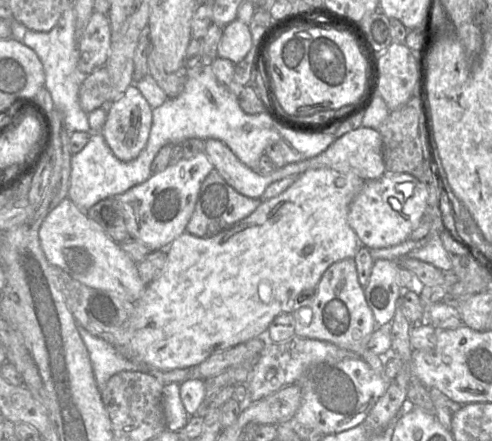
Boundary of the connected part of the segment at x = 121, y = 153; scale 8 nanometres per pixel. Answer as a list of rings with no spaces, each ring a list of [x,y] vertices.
[[[132,84],[124,94],[106,106],[106,120],[101,129],[101,135],[113,152],[114,156],[122,162],[134,160],[146,147],[151,126],[152,108],[141,92]]]

